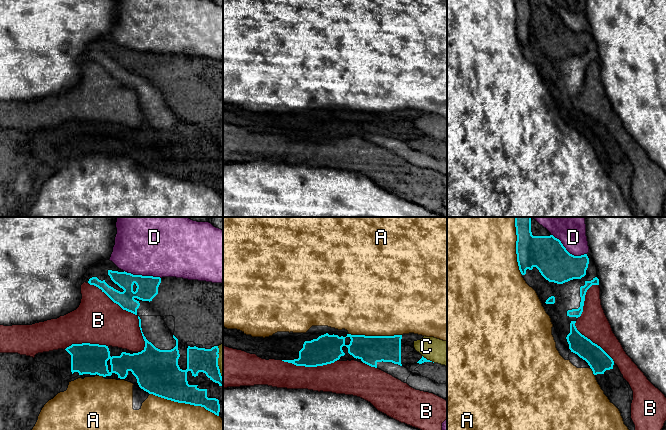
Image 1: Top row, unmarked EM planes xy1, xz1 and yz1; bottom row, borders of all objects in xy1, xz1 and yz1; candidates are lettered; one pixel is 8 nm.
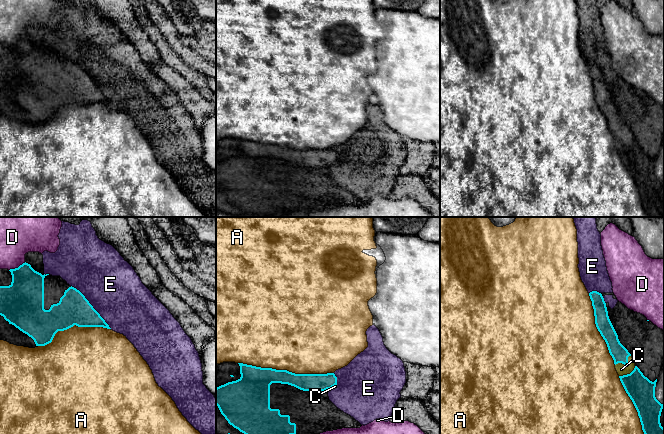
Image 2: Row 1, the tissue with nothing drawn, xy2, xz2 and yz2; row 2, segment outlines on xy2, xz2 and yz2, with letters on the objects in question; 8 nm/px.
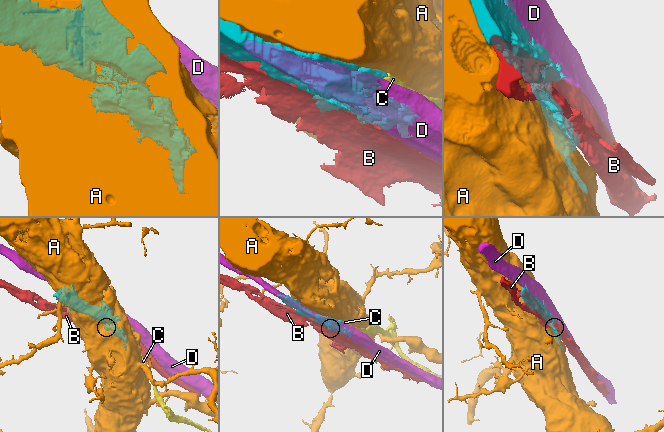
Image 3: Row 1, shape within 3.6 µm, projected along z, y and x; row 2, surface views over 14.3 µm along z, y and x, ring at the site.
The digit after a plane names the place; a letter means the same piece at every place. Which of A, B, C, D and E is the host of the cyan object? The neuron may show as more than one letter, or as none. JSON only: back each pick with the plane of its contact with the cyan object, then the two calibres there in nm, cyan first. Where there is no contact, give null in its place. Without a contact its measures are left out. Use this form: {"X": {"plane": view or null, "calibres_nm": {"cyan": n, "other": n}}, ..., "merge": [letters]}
{"C": {"plane": "yz2", "calibres_nm": {"cyan": 140, "other": 90}}, "merge": ["C"]}

